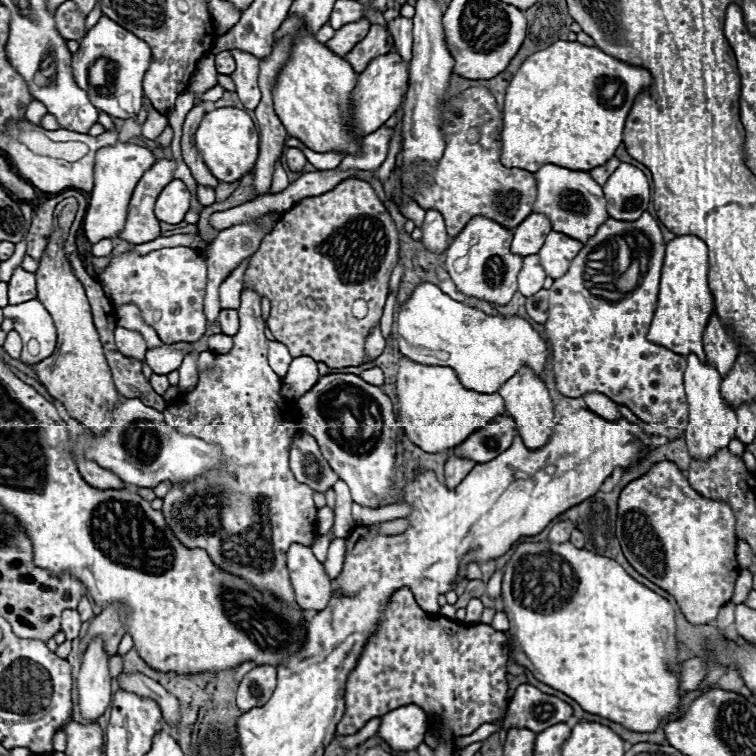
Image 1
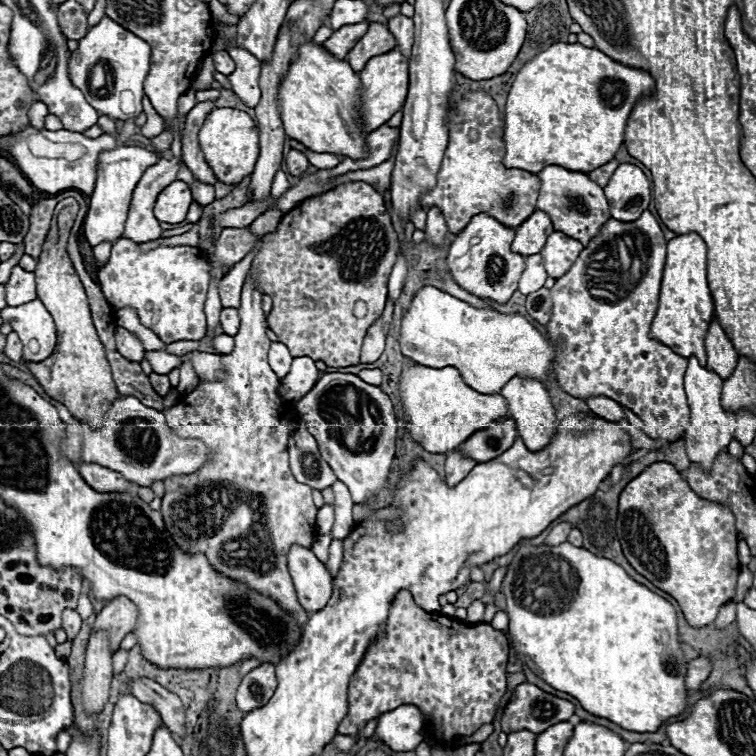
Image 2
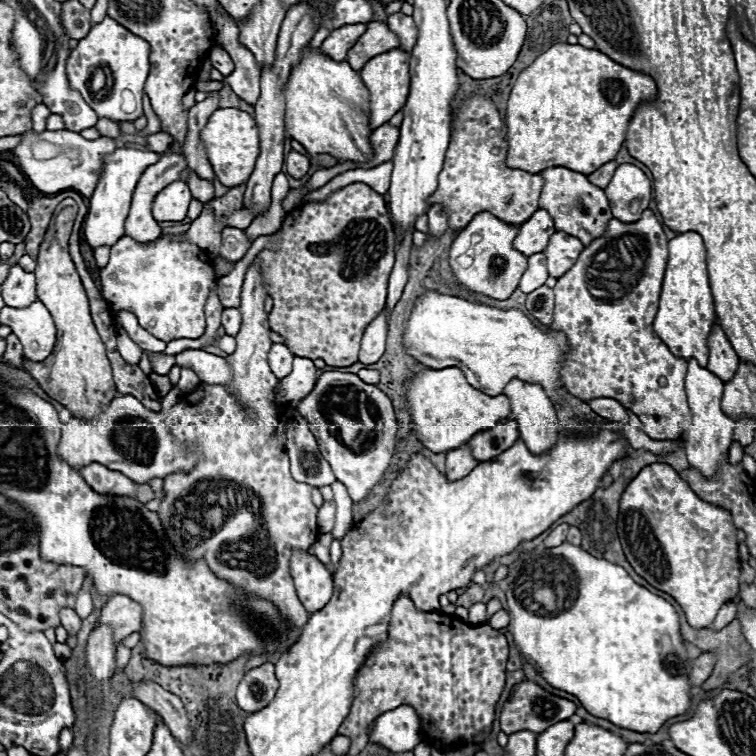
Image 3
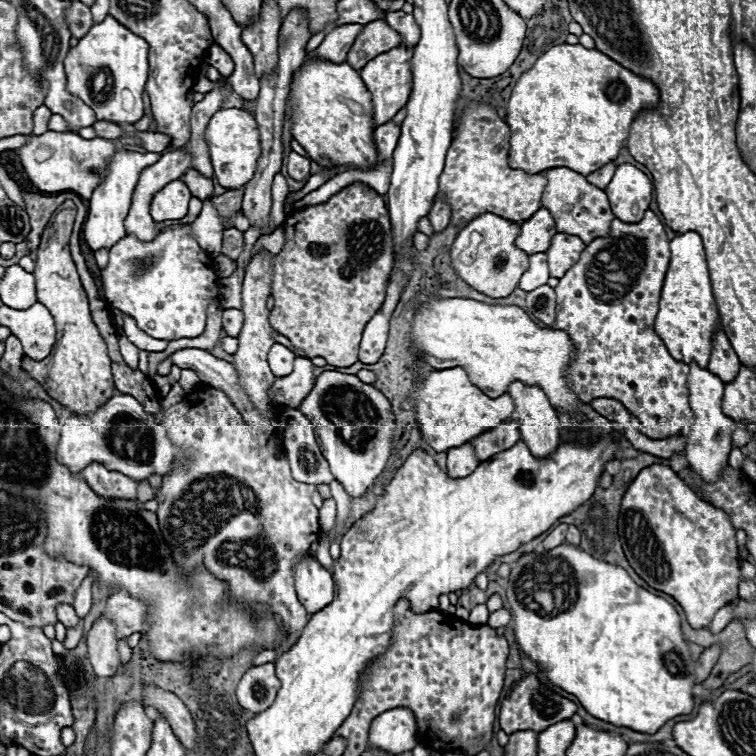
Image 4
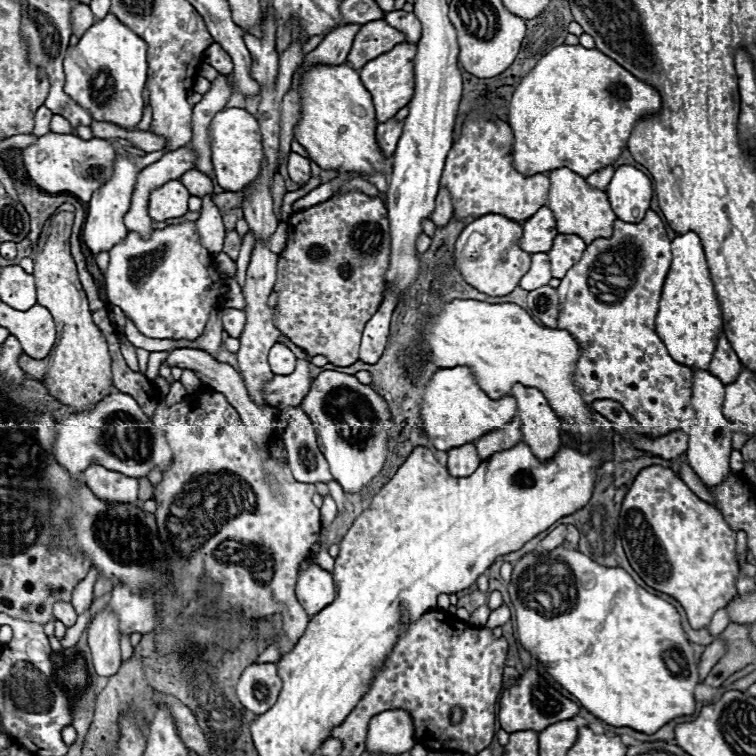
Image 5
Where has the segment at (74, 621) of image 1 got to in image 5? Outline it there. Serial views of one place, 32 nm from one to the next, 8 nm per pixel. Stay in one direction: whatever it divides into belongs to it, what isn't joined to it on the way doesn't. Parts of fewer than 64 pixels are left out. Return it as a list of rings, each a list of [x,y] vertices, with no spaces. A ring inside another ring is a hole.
[[[56,602],[54,616],[56,616],[56,620],[64,622],[66,626],[74,626],[76,624],[76,618],[78,618],[78,614],[72,608],[72,604],[68,604],[68,602]]]

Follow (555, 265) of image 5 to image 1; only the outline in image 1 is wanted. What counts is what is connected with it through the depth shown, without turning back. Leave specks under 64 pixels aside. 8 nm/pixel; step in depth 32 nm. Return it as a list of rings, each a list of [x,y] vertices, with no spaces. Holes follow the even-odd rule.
[[[550,232],[546,236],[544,246],[540,248],[538,256],[540,256],[540,264],[546,272],[546,276],[550,278],[560,278],[566,274],[568,270],[568,262],[572,262],[572,258],[582,250],[582,242],[562,234],[562,232]]]

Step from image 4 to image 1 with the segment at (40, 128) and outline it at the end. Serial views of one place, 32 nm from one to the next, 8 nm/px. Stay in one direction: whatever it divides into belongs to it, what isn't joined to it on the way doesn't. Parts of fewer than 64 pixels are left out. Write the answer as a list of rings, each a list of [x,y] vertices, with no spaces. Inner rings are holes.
[[[32,100],[30,104],[28,104],[28,108],[26,108],[26,120],[28,122],[36,122],[38,126],[40,126],[40,118],[46,114],[46,106],[42,104],[42,102],[36,102],[36,100]]]

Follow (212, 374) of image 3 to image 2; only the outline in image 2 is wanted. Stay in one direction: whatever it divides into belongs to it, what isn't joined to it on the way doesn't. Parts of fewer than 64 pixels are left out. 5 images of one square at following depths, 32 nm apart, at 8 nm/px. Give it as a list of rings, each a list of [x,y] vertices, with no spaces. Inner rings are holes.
[[[188,352],[182,356],[190,358],[194,364],[194,370],[200,378],[208,378],[208,380],[220,380],[224,376],[224,368],[220,364],[220,356],[218,354],[210,354],[210,352]]]

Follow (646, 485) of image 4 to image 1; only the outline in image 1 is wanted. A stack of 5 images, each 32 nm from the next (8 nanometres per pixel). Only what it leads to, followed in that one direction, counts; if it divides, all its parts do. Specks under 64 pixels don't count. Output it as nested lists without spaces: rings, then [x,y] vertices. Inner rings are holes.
[[[658,462],[620,492],[616,538],[628,562],[676,598],[688,622],[706,624],[734,594],[738,578],[734,524],[728,502],[700,496],[674,462]]]

